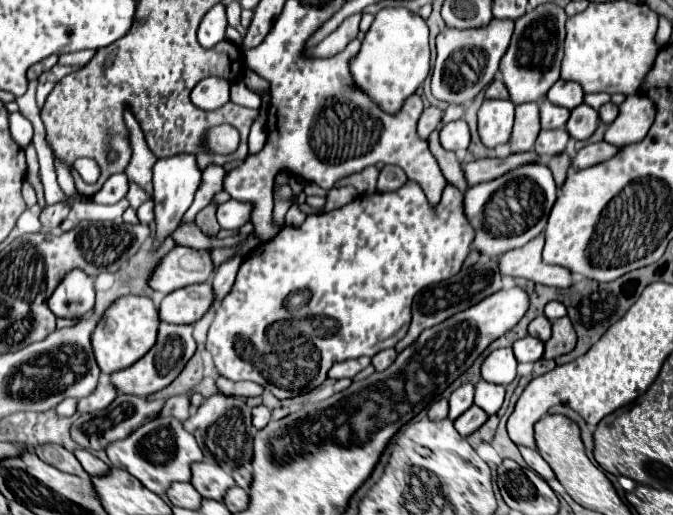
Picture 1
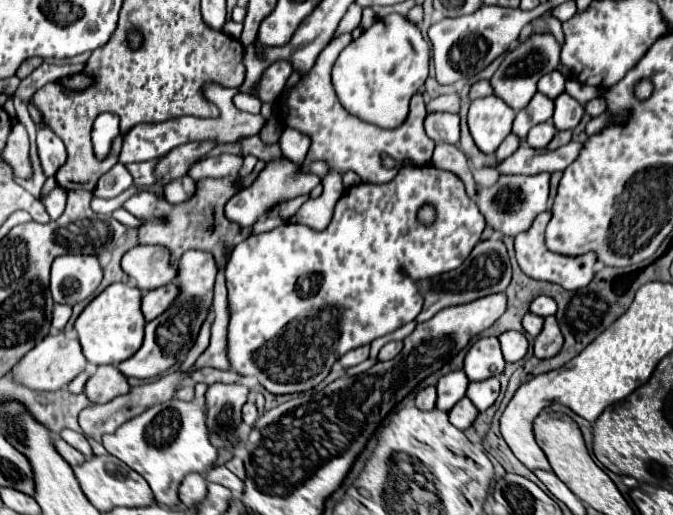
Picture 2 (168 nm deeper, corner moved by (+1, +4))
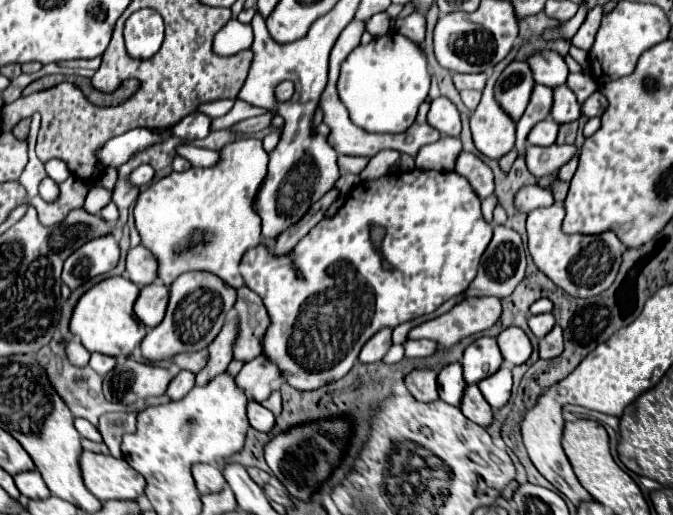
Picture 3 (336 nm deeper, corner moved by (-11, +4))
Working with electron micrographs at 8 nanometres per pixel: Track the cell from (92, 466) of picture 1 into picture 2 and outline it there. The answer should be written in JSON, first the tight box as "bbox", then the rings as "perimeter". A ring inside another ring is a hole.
{"bbox":[60,430,94,458],"perimeter":[[[62,430],[62,432],[60,432],[60,436],[62,436],[70,446],[74,446],[76,450],[80,450],[86,458],[92,458],[92,456],[94,456],[94,452],[92,452],[92,448],[90,448],[88,440],[84,438],[84,434],[74,432],[74,430]]]}

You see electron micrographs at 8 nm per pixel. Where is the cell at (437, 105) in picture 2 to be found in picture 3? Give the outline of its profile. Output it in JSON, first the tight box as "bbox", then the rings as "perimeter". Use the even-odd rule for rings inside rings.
{"bbox":[460,90,482,110],"perimeter":[[[464,90],[464,92],[460,92],[462,94],[462,102],[470,108],[470,110],[476,110],[476,106],[478,106],[478,102],[480,102],[480,98],[482,98],[482,92],[480,90]]]}

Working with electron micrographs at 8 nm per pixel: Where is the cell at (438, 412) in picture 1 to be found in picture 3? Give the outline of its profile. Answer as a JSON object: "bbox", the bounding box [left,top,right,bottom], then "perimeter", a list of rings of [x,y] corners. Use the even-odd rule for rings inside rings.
{"bbox":[404,370,438,402],"perimeter":[[[412,370],[404,376],[404,384],[408,392],[420,402],[438,400],[438,384],[434,370]]]}

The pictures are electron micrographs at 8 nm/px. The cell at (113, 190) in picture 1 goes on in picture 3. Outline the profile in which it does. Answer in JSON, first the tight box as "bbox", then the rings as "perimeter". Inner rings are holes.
{"bbox":[130,166,154,186],"perimeter":[[[140,166],[136,172],[130,174],[130,182],[136,186],[144,186],[154,178],[154,168],[152,166]]]}

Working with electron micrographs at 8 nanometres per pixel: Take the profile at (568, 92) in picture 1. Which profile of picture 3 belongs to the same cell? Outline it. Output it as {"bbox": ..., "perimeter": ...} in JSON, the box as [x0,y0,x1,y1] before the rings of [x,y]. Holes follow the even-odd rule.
{"bbox":[526,50,568,88],"perimeter":[[[542,50],[538,54],[528,56],[526,62],[528,62],[530,70],[532,70],[534,82],[544,84],[548,88],[566,84],[568,66],[566,66],[564,58],[558,52],[554,52],[554,50]]]}

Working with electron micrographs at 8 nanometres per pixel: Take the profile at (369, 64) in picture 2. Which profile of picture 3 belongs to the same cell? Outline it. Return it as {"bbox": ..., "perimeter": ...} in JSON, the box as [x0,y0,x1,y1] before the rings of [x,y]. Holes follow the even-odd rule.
{"bbox":[338,32,430,132],"perimeter":[[[398,32],[354,48],[342,62],[338,78],[338,94],[350,112],[350,120],[368,132],[404,132],[414,122],[428,88],[430,72],[422,48]]]}

